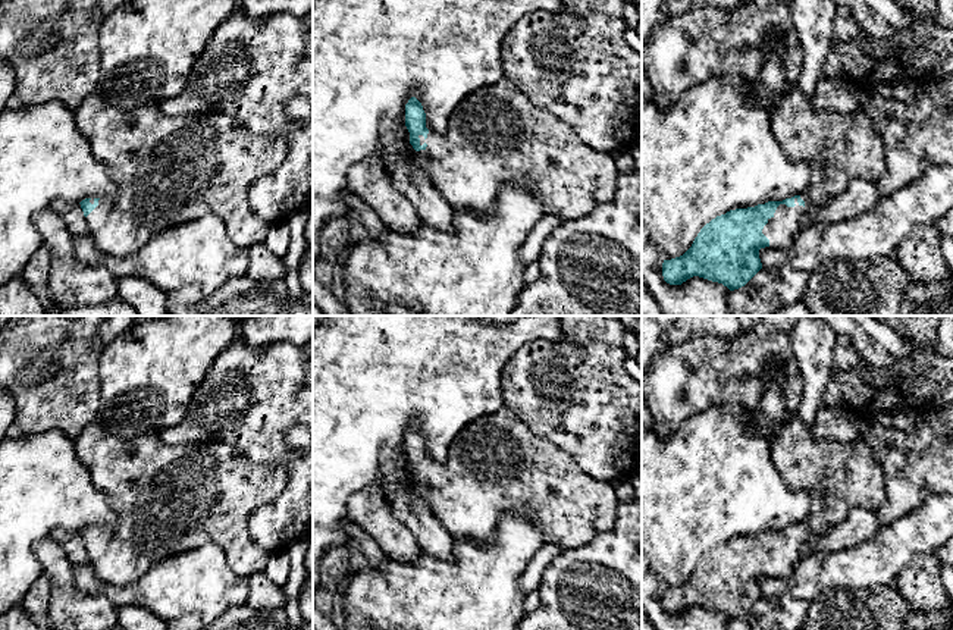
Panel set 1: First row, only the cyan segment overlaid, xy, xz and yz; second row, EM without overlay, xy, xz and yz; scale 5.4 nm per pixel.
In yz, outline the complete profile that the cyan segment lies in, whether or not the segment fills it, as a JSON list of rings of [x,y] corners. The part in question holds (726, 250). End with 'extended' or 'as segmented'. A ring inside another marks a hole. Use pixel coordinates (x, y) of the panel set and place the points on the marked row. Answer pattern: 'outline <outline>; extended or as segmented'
outline [[[797,90],[789,93],[778,106],[771,112],[774,135],[784,151],[797,160],[805,160],[811,164],[812,178],[809,188],[802,195],[794,195],[783,201],[768,201],[747,209],[730,210],[725,214],[717,216],[706,223],[692,247],[680,257],[664,260],[662,276],[670,285],[681,285],[693,276],[699,276],[712,282],[722,283],[730,291],[744,286],[761,269],[759,250],[765,247],[787,250],[793,247],[794,236],[802,226],[799,219],[803,214],[815,214],[827,201],[841,195],[852,181],[878,181],[885,170],[885,148],[883,137],[874,129],[874,117],[860,106],[850,115],[836,112],[818,112],[811,101]]]; extended

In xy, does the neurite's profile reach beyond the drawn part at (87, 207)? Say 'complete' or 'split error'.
split error

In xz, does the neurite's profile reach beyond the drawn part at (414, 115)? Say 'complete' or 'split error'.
split error

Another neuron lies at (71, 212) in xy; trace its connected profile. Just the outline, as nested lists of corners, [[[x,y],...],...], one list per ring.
[[[57,198],[48,209],[63,219],[72,236],[90,235],[90,226],[79,203]]]

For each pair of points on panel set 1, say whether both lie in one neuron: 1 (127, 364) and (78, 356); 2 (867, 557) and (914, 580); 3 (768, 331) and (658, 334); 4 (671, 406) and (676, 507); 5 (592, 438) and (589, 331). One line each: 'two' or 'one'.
1: two
2: two
3: two
4: two
5: one

